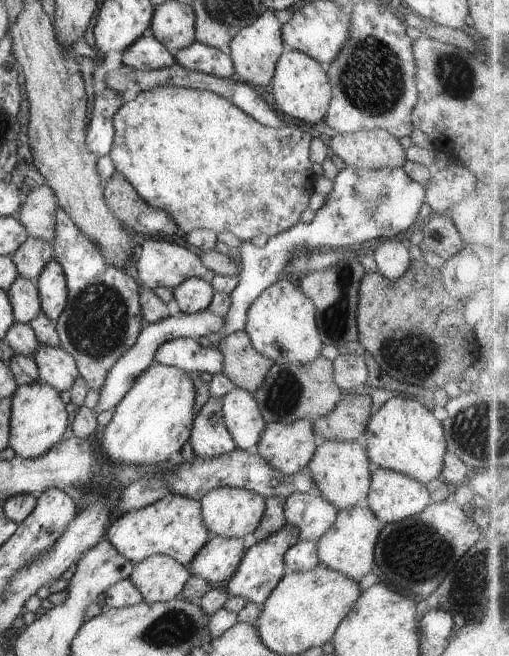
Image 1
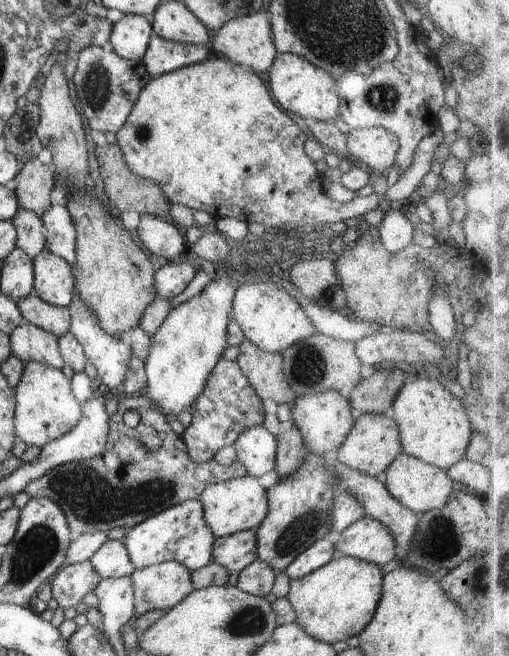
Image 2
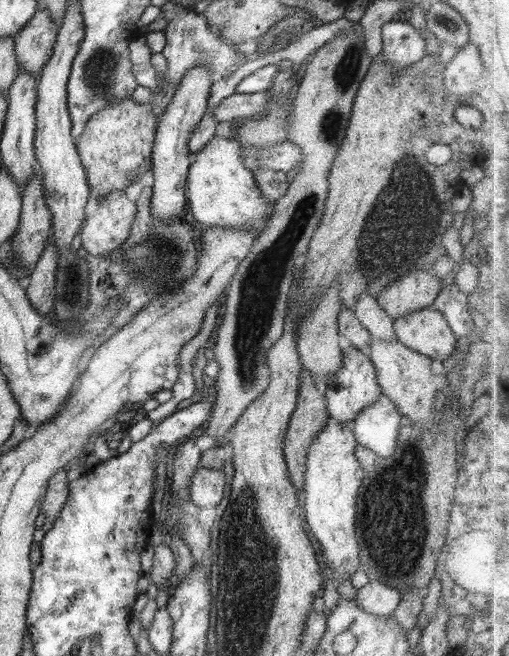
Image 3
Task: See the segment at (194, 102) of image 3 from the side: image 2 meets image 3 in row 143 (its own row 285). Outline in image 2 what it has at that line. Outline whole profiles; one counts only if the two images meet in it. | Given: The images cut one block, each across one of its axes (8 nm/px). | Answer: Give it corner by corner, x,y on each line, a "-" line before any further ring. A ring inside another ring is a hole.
164,261
161,268
155,272
154,288
157,296
170,300
178,296
192,280
196,270
190,263
170,263

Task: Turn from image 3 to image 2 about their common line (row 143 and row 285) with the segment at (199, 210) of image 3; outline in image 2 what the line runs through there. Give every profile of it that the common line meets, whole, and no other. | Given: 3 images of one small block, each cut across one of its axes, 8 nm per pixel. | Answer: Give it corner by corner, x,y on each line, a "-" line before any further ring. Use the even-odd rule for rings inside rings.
213,278
200,294
173,308
151,336
150,352
144,364
144,396
154,402
164,417
178,416
193,404
228,347
228,324
238,285
236,280
230,278

